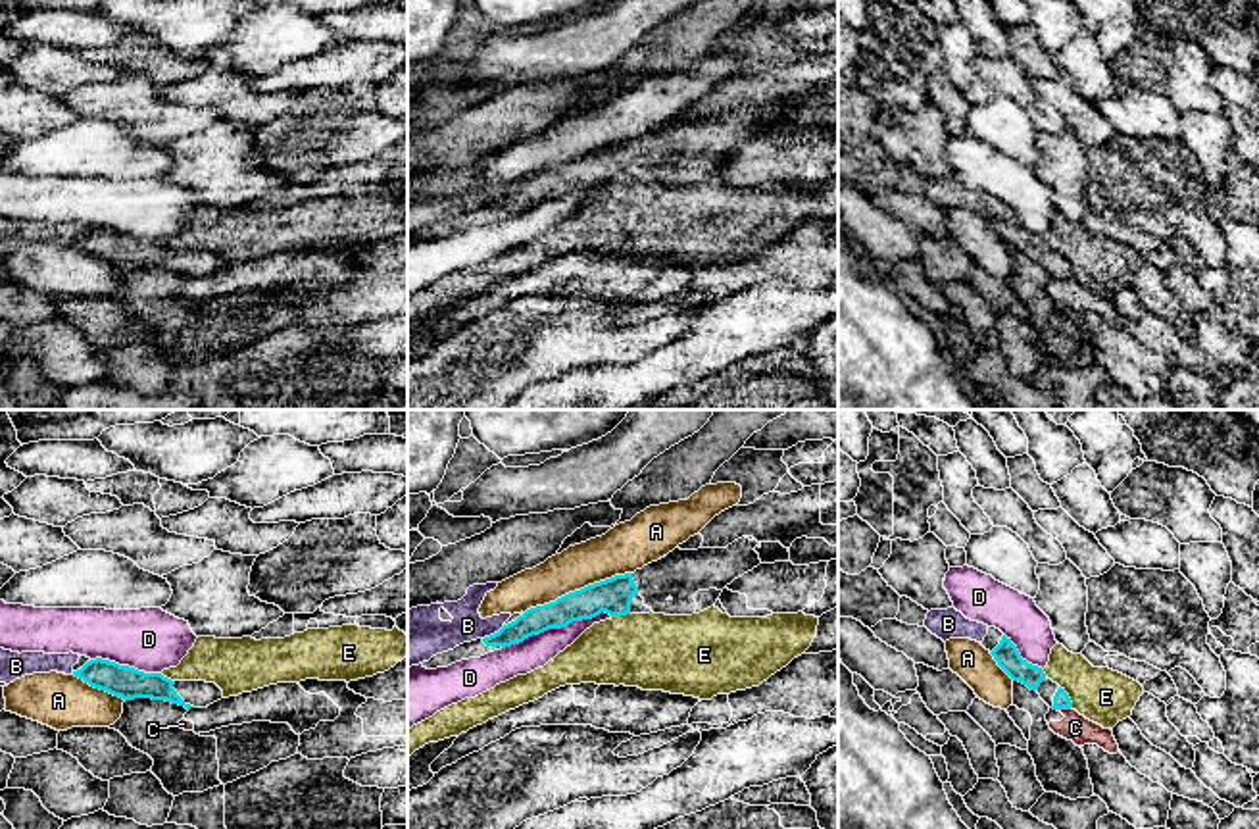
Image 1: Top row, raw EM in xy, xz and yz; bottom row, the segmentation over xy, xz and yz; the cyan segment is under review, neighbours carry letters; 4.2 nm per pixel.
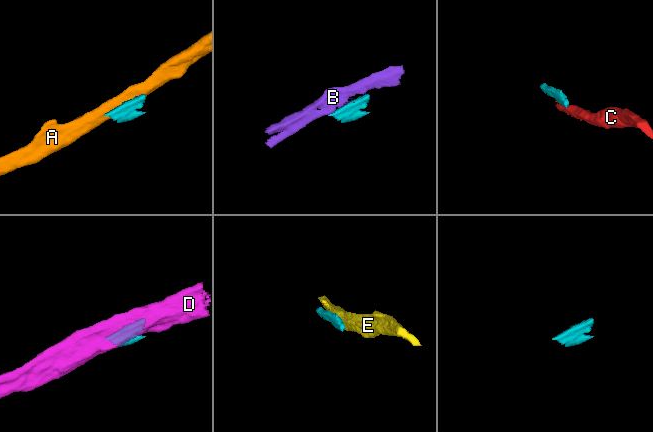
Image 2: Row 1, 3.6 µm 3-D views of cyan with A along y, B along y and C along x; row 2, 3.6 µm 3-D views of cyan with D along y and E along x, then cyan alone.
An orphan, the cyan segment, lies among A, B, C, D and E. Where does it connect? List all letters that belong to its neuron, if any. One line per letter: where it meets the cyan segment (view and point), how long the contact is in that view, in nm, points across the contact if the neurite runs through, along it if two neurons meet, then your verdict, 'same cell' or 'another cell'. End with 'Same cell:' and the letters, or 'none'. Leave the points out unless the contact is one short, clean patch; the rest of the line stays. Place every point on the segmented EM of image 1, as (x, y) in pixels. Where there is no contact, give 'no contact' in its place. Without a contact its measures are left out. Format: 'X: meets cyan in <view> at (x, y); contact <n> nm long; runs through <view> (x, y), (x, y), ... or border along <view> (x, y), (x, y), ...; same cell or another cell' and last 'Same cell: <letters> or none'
A: meets cyan in xz at (577, 591); contact 480 nm long; another cell
B: meets cyan in xz at (494, 633); contact 110 nm long; border along xz (504, 626), (483, 639); another cell
C: meets cyan in yz at (1063, 708); contact 70 nm long; border along yz (1071, 706), (1058, 710); another cell
D: meets cyan in xz at (556, 628); contact 480 nm long; another cell
E: meets cyan in yz at (1067, 697); contact 110 nm long; another cell
Same cell: none

